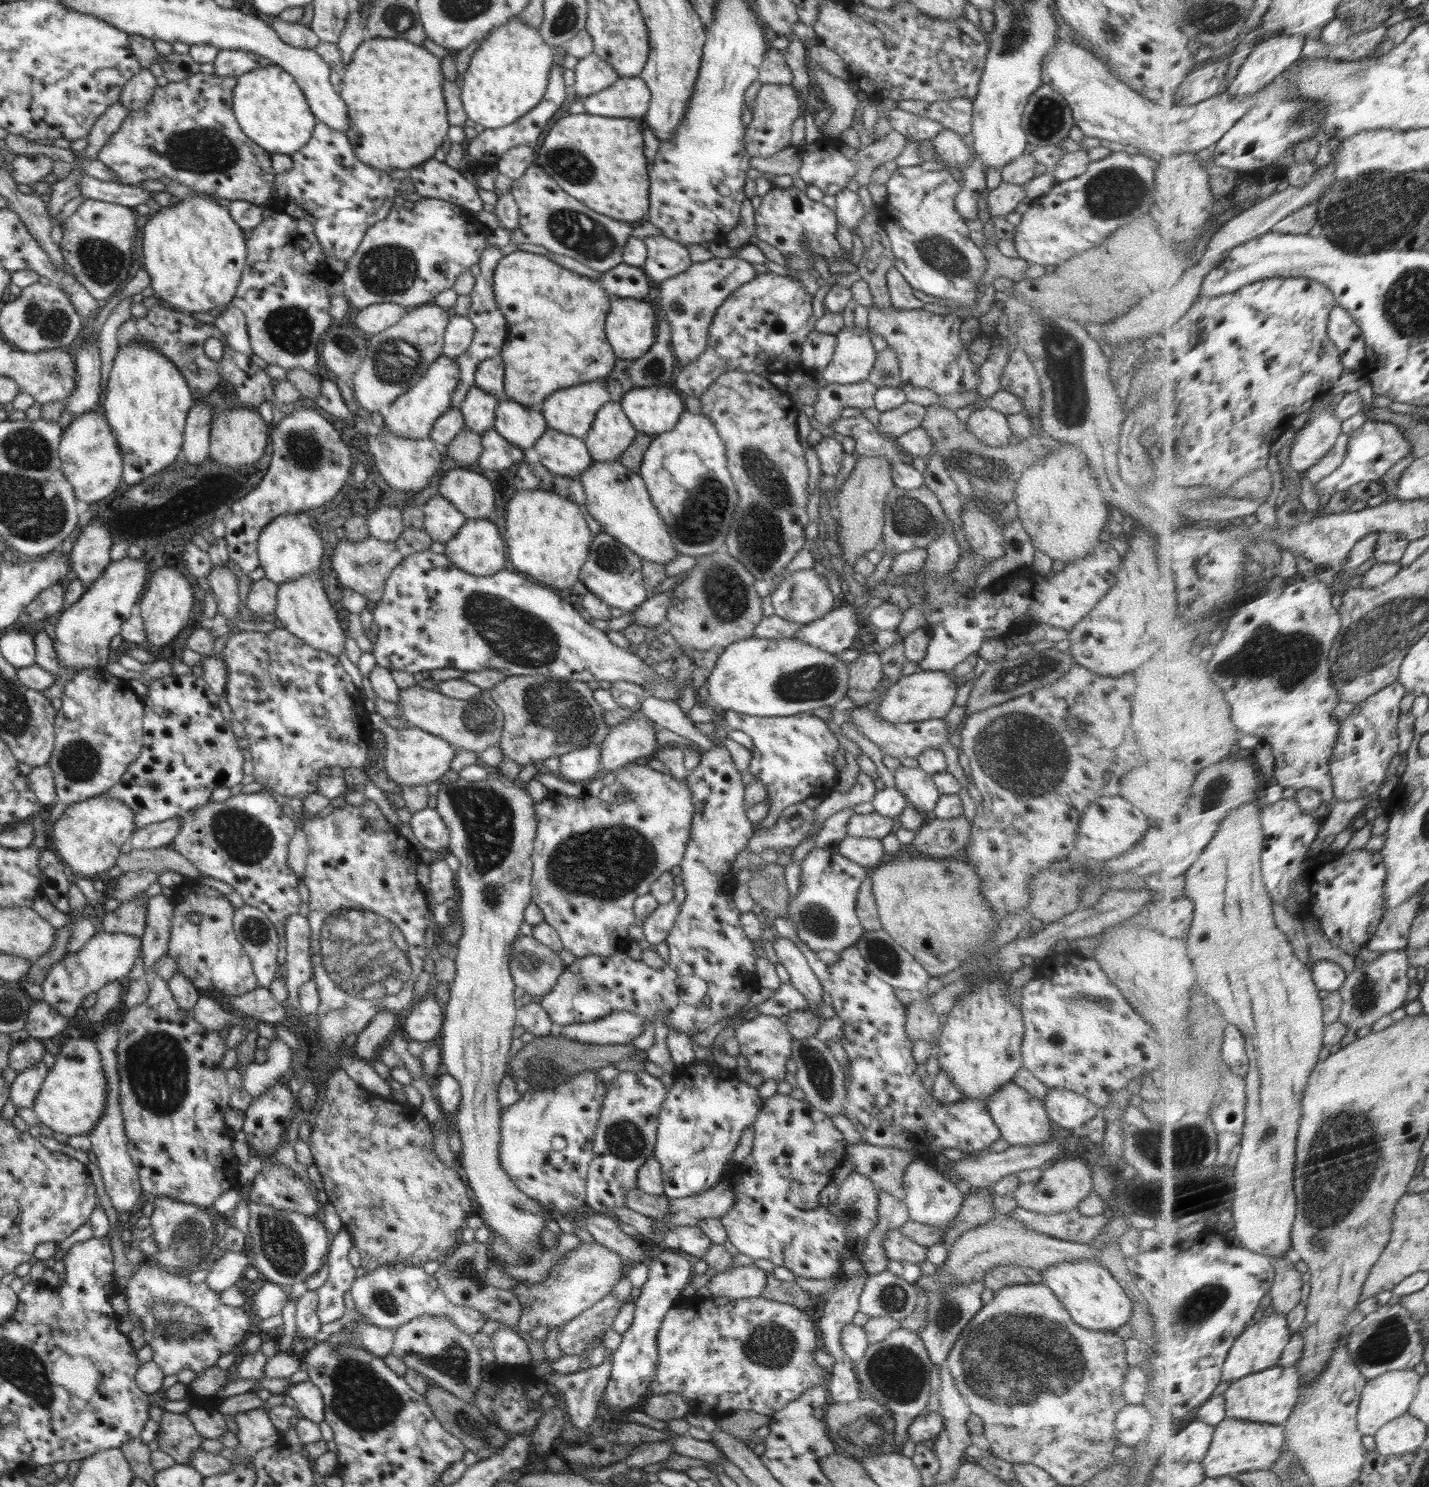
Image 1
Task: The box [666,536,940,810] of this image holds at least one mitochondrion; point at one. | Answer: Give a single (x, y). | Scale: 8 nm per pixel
(724, 590)

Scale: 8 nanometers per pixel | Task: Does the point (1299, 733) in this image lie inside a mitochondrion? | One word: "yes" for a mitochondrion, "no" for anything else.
no

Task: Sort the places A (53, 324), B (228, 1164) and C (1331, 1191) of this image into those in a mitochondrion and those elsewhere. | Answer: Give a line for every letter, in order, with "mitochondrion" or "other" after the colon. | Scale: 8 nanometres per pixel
A: mitochondrion
B: other
C: mitochondrion

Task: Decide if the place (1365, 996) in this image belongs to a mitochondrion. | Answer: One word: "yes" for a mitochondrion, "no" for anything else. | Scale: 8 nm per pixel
yes

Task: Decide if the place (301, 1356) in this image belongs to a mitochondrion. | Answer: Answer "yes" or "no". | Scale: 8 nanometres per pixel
no

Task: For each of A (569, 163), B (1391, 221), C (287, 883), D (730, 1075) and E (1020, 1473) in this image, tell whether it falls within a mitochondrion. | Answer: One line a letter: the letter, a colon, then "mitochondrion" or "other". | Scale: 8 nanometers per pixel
A: mitochondrion
B: mitochondrion
C: other
D: other
E: other

